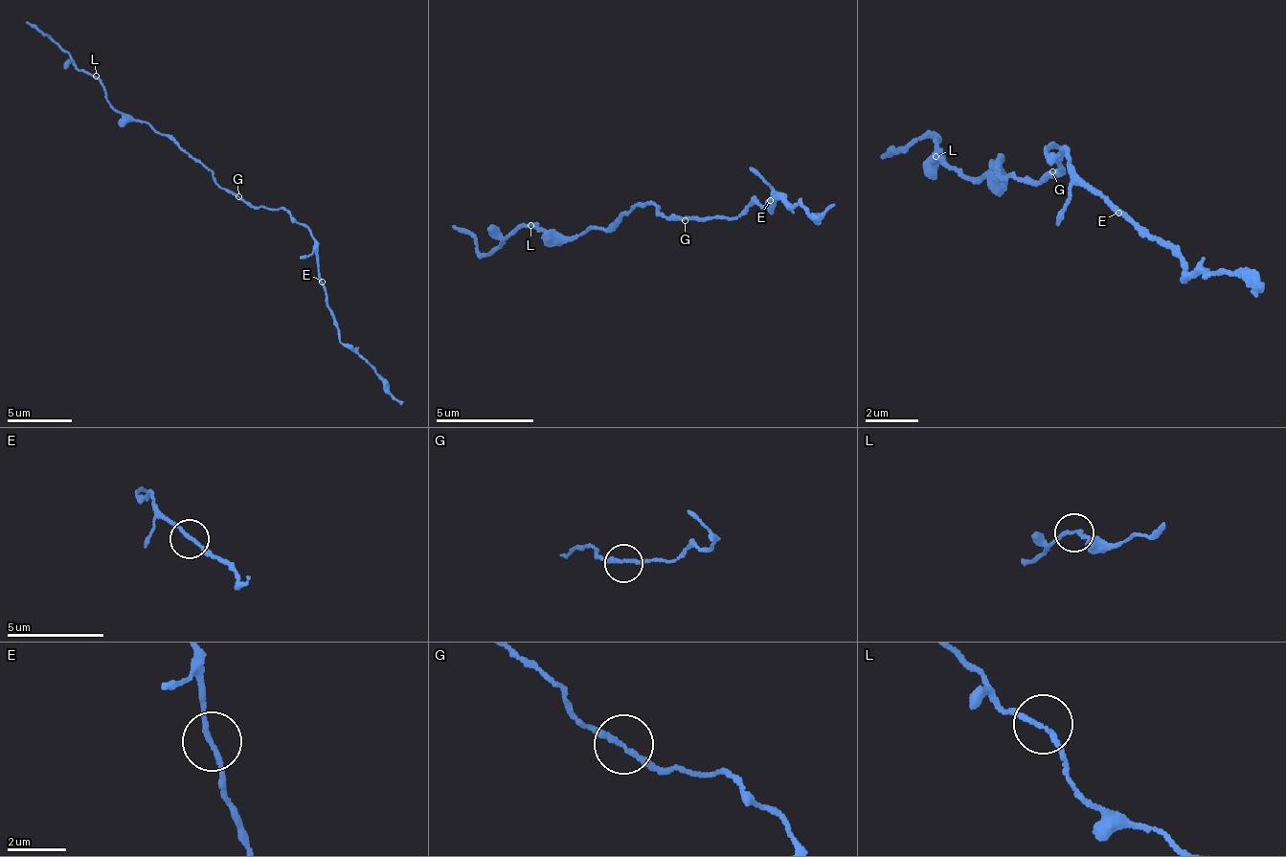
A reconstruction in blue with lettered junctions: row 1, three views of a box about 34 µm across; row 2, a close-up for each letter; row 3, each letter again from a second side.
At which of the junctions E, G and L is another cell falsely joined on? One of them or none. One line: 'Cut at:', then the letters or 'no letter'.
Cut at: no letter

